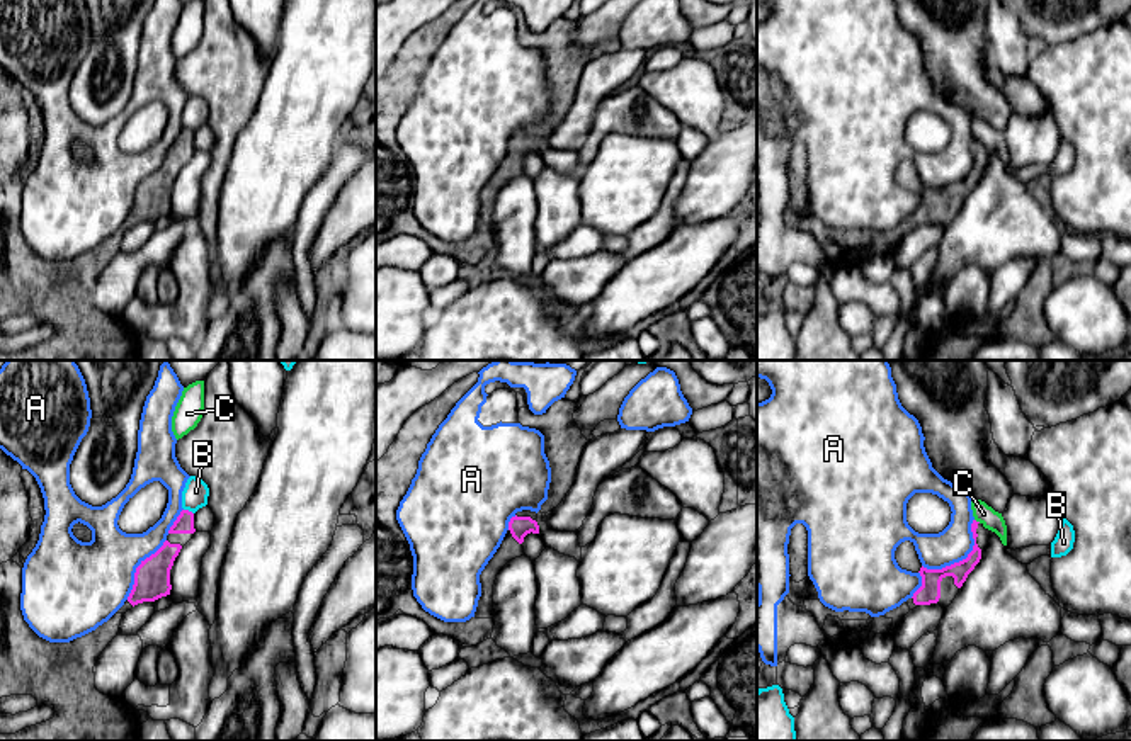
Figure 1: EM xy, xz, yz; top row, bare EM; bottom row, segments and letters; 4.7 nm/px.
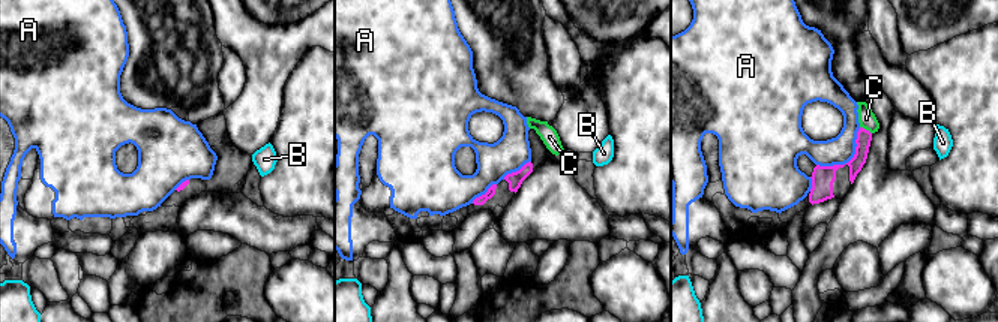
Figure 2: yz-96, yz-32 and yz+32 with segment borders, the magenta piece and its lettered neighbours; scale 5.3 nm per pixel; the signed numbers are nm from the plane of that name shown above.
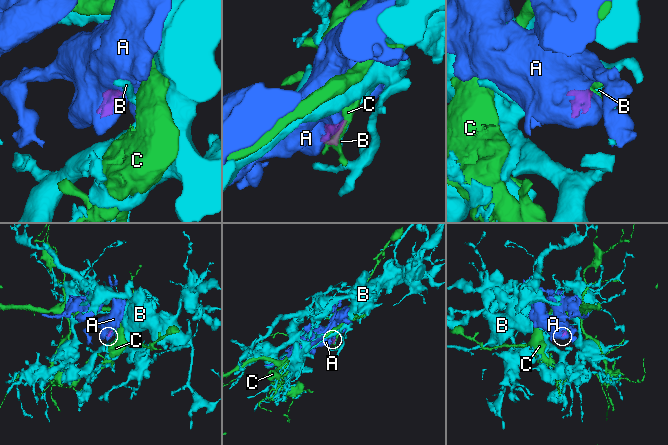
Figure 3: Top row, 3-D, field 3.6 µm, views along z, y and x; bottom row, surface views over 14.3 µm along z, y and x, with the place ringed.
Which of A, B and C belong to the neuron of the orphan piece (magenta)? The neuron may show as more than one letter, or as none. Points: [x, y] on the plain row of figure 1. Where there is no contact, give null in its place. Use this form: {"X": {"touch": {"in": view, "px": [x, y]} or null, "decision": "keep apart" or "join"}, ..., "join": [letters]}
{"A": {"touch": {"in": "yz", "px": [963, 179]}, "decision": "keep apart"}, "B": {"touch": {"in": "xy", "px": [187, 130]}, "decision": "keep apart"}, "C": {"touch": {"in": "yz", "px": [978, 141]}, "decision": "keep apart"}, "join": []}

